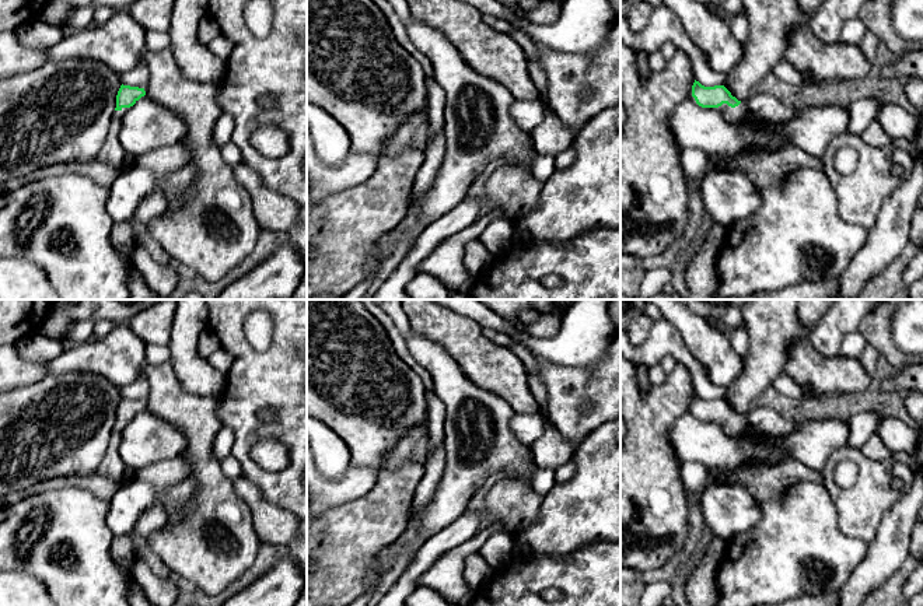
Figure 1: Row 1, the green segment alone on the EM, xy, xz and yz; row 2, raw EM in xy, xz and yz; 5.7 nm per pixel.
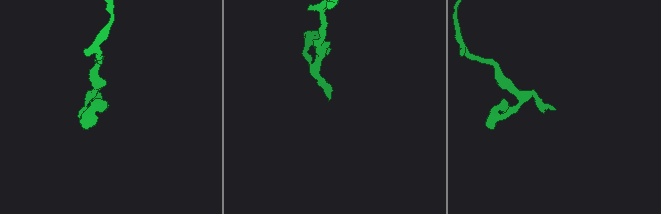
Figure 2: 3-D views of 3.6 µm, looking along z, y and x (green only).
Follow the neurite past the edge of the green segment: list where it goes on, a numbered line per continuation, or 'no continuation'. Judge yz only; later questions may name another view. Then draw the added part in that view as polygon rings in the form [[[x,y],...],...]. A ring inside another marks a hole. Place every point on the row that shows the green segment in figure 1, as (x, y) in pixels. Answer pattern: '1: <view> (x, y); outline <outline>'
1: yz (736, 115); outline [[[741,102],[738,106],[731,108],[727,104],[716,108],[721,112],[724,119],[733,125],[740,125],[742,120],[748,119],[749,108],[745,102]]]

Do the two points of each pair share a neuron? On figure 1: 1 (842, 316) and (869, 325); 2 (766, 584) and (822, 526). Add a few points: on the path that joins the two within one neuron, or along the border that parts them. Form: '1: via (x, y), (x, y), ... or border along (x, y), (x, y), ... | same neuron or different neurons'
1: border along (867, 314), (860, 321), (857, 329) | different neurons
2: via (779, 570), (808, 540) | same neuron

